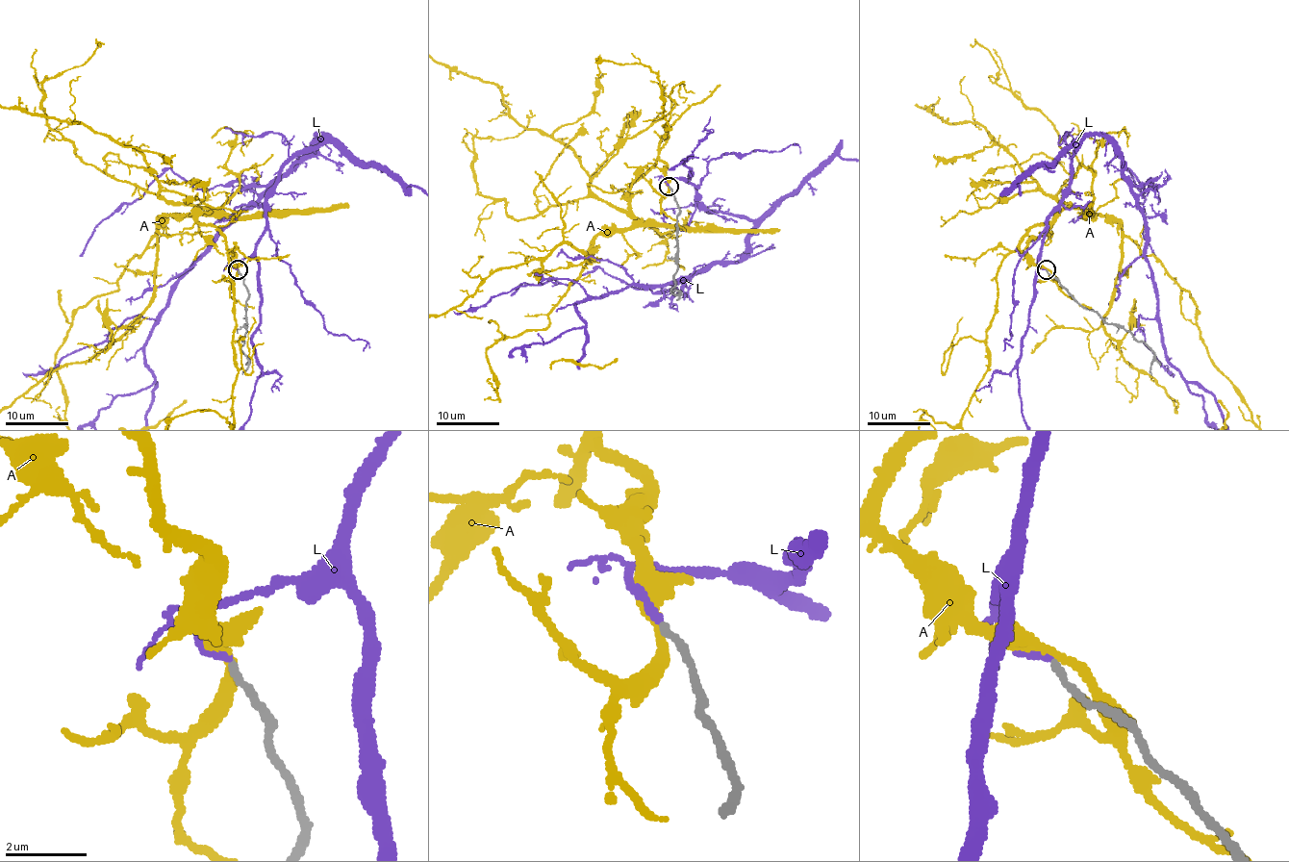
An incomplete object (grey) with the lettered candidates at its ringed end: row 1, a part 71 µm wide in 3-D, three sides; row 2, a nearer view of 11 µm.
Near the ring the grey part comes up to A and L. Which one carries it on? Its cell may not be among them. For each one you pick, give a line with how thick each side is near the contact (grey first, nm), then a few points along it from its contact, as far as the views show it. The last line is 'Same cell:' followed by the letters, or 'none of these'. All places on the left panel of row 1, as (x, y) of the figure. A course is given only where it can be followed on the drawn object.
L: 180 nm thick on the grey side, 180 nm on the other; it runs (238, 268), (279, 172), (319, 135), (179, 281), (144, 366)
Same cell: L

